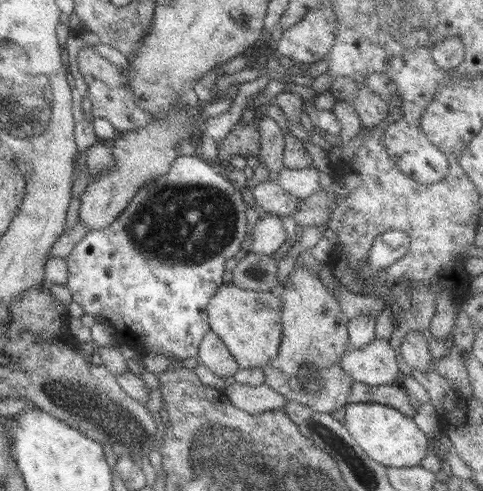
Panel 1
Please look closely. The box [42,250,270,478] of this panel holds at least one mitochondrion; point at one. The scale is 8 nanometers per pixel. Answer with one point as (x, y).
(52, 392)

